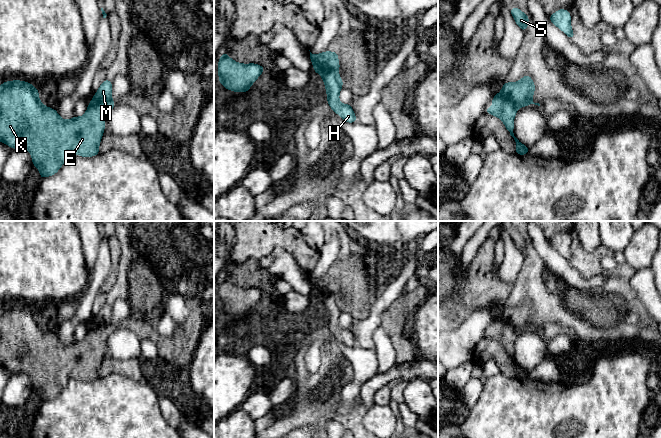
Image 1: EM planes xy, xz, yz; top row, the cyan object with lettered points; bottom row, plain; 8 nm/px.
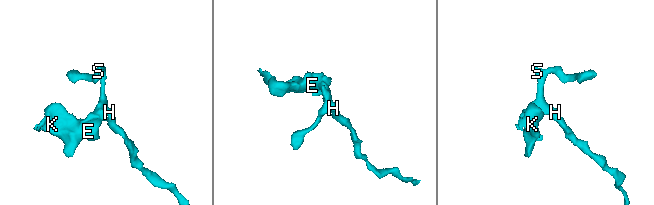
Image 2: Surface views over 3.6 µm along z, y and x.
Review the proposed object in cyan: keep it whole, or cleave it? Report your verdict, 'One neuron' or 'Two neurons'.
Two neurons

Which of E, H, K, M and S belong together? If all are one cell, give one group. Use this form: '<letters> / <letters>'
E K / H M S

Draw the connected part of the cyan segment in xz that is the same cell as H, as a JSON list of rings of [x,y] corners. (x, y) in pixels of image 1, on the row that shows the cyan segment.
[[[323,71],[319,73],[324,81],[327,92],[327,101],[333,112],[336,112],[343,120],[348,123],[357,122],[356,116],[350,104],[339,102],[340,90],[343,81],[336,71]]]

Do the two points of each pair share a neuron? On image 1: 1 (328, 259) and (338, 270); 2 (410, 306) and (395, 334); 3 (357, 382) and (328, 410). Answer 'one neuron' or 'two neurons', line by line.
1: two neurons
2: one neuron
3: two neurons

